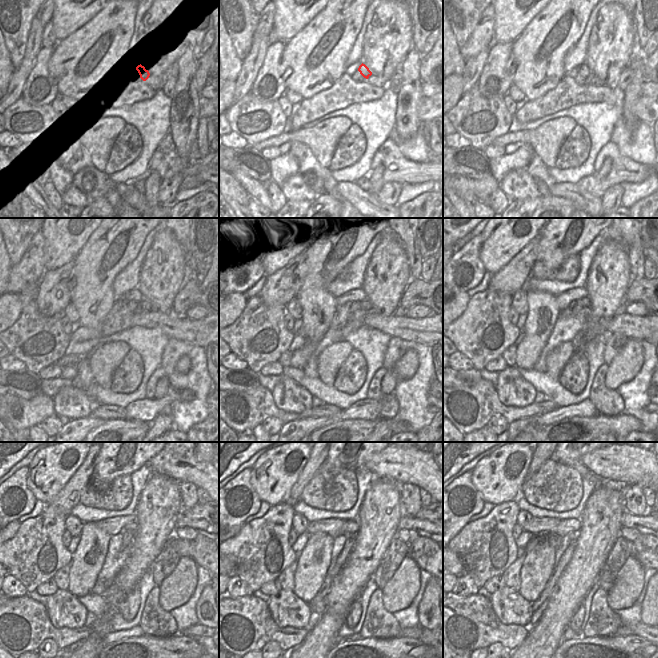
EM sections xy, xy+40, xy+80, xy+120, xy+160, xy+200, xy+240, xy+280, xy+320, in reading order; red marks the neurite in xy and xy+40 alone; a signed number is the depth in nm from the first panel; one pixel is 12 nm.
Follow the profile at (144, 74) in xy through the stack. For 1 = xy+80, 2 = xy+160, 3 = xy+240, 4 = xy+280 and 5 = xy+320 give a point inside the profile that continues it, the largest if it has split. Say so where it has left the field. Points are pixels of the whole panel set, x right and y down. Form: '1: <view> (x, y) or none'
1: xy+80 (583, 70)
2: xy+160 (358, 295)
3: xy+240 (112, 526)
4: xy+280 (332, 526)
5: xy+320 (537, 525)

